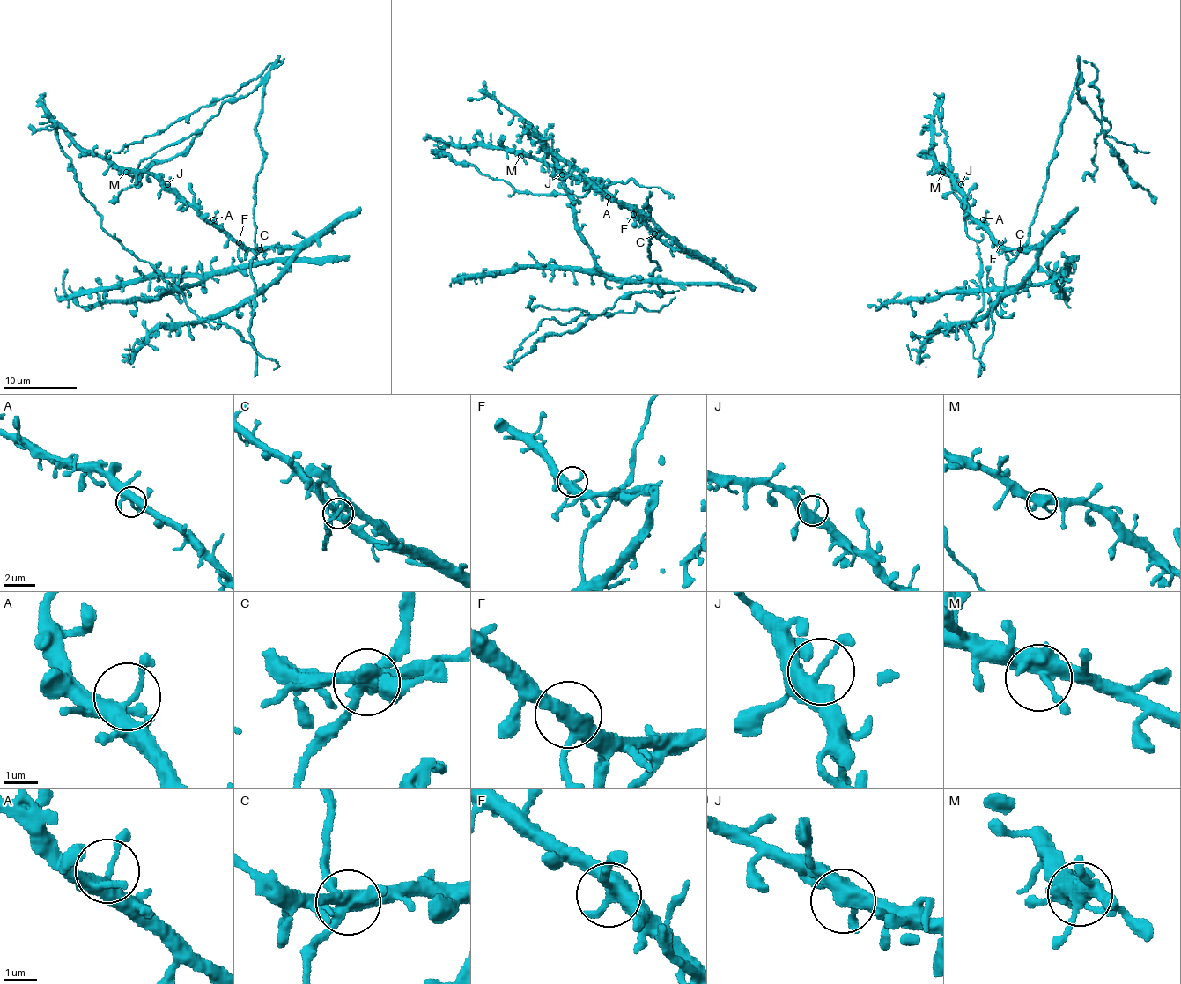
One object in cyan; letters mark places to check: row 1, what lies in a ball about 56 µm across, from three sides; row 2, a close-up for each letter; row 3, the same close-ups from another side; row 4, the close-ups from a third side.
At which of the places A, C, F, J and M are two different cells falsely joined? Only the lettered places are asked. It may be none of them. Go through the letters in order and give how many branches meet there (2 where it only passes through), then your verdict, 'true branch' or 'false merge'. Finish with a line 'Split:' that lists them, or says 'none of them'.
A: branches 4; true branch
C: branches 5; false merge
F: branches 3; true branch
J: branches 3; true branch
M: branches 3; true branch
Split: C

